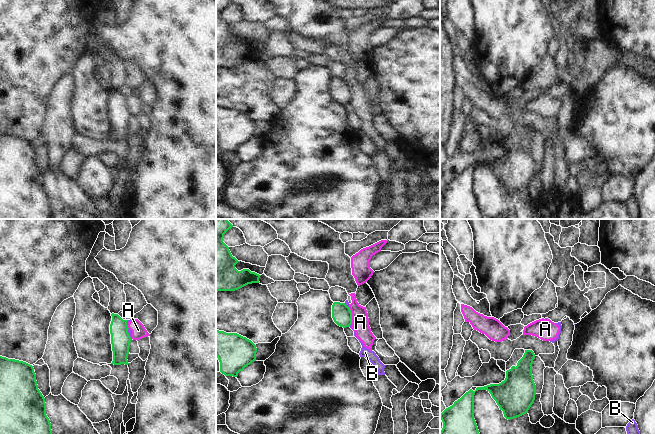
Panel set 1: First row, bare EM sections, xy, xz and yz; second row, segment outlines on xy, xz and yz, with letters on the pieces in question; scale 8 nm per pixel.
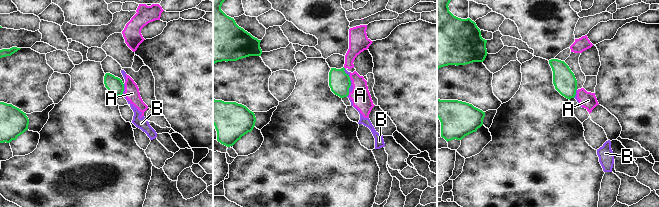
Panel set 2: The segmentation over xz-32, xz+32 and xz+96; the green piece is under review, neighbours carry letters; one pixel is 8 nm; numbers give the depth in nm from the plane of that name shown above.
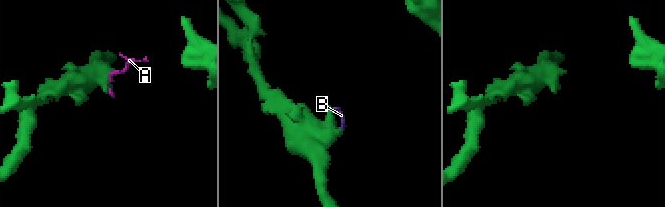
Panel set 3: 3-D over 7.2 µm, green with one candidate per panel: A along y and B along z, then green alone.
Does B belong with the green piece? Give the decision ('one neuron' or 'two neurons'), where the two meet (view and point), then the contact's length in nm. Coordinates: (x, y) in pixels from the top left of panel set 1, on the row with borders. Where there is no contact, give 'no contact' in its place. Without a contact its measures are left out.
two neurons; meets green in xz at (350, 324); contact 40 nm long

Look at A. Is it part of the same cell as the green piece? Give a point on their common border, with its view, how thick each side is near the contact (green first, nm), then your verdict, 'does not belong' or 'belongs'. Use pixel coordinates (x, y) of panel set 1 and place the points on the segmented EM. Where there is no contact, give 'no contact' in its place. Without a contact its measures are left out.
contact xz (351, 315); calibres 160 and 140 nm; does not belong

